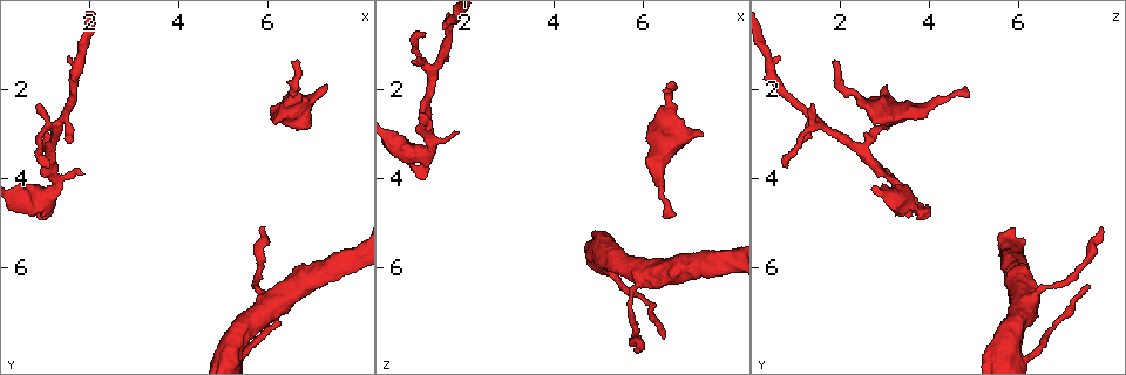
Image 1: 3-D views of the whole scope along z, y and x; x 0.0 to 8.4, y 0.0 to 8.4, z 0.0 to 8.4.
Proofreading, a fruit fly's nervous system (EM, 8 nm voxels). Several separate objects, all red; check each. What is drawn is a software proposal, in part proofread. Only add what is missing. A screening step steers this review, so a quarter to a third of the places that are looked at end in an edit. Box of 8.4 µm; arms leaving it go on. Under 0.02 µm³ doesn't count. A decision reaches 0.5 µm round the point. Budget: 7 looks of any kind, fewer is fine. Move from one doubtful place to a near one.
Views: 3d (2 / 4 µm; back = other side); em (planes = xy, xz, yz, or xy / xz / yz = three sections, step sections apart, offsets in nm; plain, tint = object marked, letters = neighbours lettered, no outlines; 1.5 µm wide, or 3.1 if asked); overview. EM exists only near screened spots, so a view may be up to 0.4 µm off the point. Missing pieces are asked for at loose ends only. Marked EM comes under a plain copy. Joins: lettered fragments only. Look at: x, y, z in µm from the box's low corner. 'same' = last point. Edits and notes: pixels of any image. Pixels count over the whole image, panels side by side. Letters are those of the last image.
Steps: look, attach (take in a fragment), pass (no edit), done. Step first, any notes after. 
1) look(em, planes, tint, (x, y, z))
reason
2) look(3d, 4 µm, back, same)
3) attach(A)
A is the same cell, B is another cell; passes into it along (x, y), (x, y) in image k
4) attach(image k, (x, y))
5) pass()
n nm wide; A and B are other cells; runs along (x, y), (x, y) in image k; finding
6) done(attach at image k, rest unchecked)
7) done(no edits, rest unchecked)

look(em, xy, step 4, tint, (6.50, 6.35, 7.55))
an open end

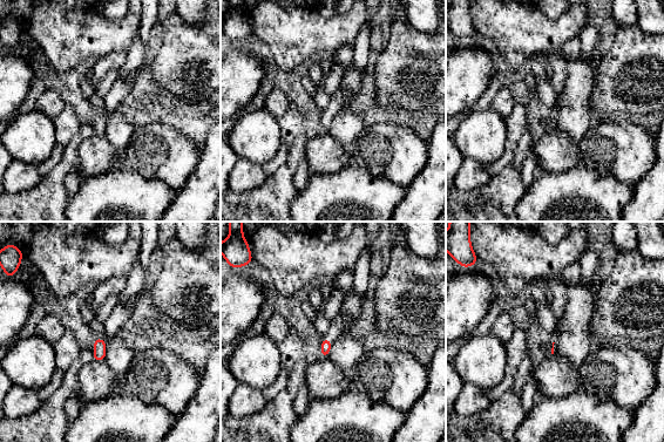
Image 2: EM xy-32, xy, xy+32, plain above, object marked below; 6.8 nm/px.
look(em, planes, letters, same)
cut it another way

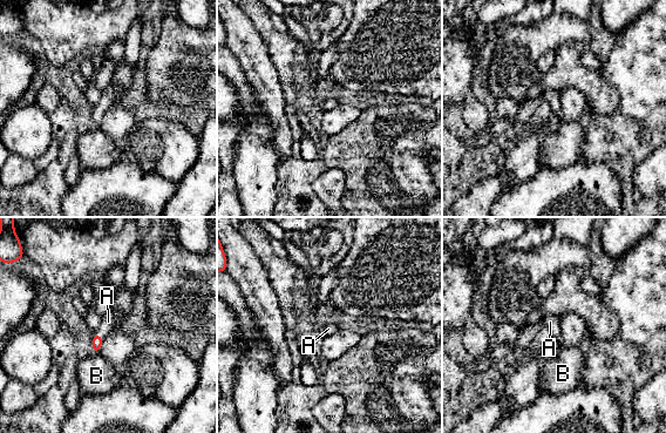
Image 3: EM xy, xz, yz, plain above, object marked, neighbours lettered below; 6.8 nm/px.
attach(A)
A is the same cell, B is another cell; passes into it along (97, 339), (99, 335), (108, 322) in image 3; it goes on there

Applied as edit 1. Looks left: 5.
look(em, planes, letters, (6.55, 1.40, 1.85))
tapers out

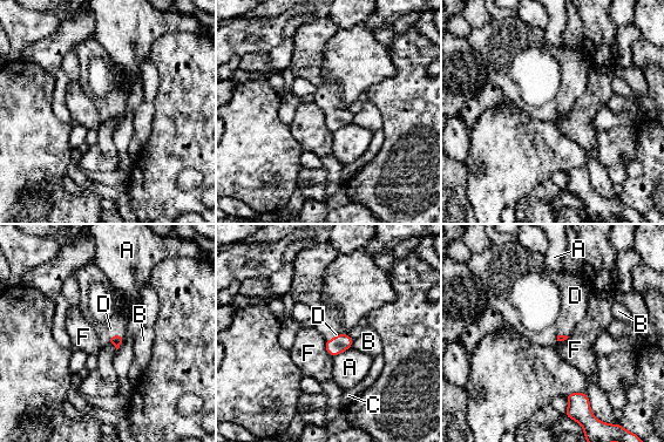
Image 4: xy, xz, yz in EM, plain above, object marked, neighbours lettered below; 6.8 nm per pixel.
attach(D)
A touches over 150 nm; D is the same cell, A, B, C and F are other cells; the cell continues

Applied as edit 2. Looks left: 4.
look(em, xy, step 8, tint, (1.50, 3.20, 1.10))

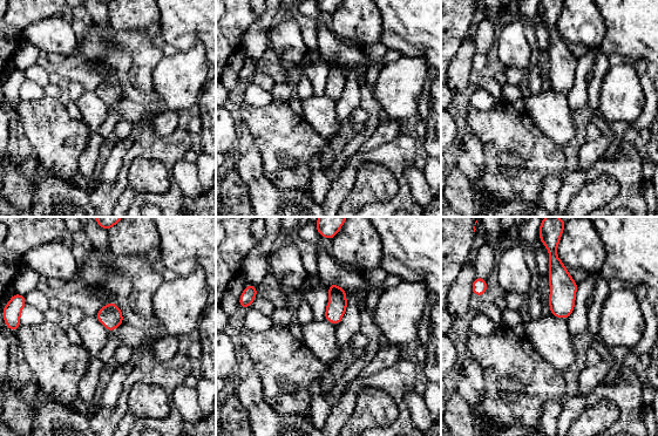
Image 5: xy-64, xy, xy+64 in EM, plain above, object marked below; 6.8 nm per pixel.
look(em, planes, tint, same)

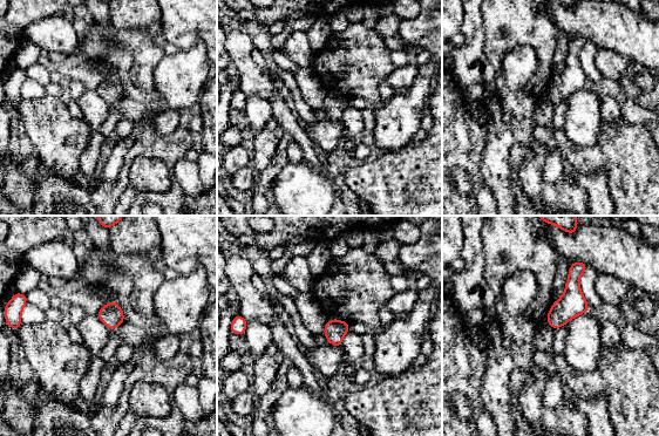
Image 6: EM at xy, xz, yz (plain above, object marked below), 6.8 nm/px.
look(em, planes, letters, same)
see the neighbours

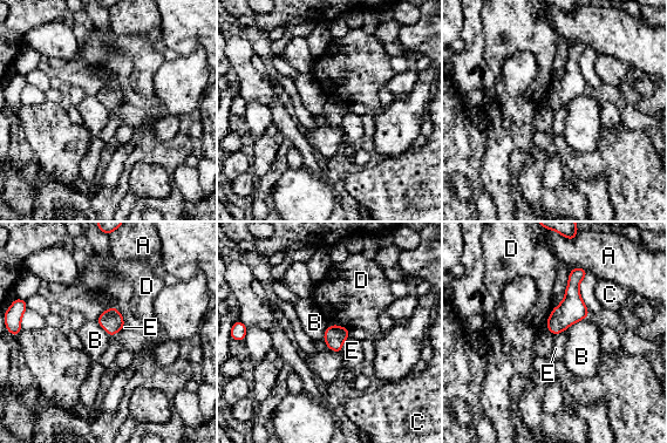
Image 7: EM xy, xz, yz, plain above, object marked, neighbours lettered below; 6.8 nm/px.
pass()
A, B, C, D and E are other cells; border along (332, 324), (324, 341), (340, 353) in image 7; no lettered fragment goes on from it

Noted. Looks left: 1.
done(attach at image 3, attach at image 4, rest unchecked)

